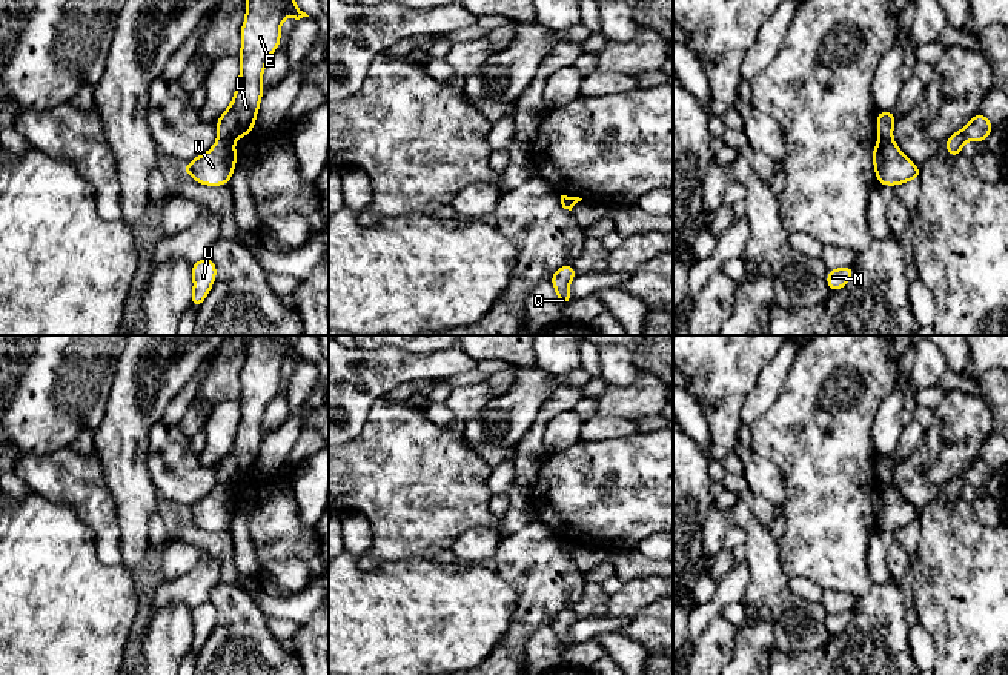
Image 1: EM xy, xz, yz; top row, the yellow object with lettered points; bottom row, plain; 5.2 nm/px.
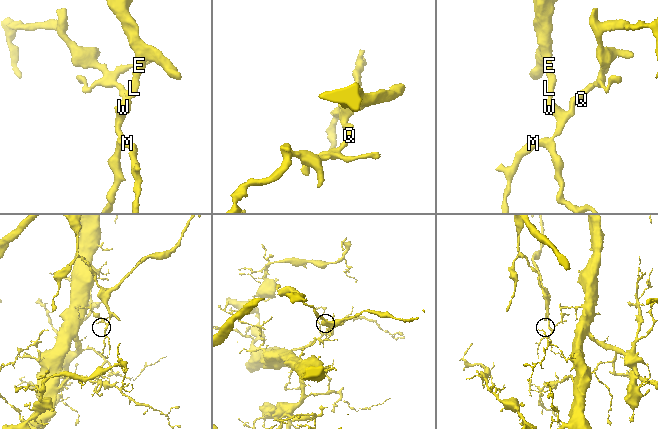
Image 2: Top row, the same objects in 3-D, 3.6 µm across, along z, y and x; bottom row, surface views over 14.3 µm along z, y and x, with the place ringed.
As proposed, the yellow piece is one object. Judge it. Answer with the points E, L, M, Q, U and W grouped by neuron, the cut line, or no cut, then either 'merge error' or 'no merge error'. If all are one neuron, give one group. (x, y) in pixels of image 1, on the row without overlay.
groups E L / M Q U W; cut xy (220, 482), (231, 488); merge error

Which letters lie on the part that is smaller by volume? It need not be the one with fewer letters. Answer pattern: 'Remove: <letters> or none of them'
Remove: E, L

